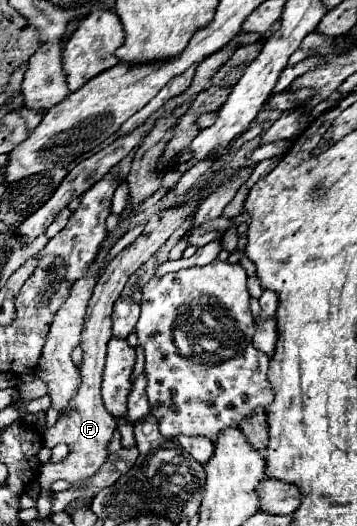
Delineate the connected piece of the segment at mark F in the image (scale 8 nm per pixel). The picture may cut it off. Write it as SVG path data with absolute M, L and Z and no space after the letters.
M185 204L185 206L175 206L175 208L169 208L169 210L155 212L151 216L151 220L147 222L145 230L141 232L141 236L137 236L137 240L131 246L127 246L123 252L119 252L109 262L105 274L95 284L93 296L89 300L87 316L85 316L85 326L83 326L83 332L81 332L81 348L83 348L85 354L83 354L83 362L79 366L79 372L81 372L79 392L77 392L77 396L71 402L69 414L65 414L65 418L59 418L57 424L53 428L47 428L45 434L43 434L43 444L45 446L53 448L59 442L65 442L71 448L71 452L69 452L69 456L63 462L57 462L57 464L47 462L47 464L43 464L37 478L63 478L71 486L81 486L83 482L91 480L97 474L97 470L107 462L107 458L109 458L107 446L109 446L111 436L113 436L113 430L117 426L115 426L113 416L105 410L105 406L101 402L101 374L103 374L103 366L105 366L107 342L111 340L111 320L109 320L109 316L113 312L113 304L121 296L121 290L123 290L125 282L129 280L129 276L149 256L153 256L159 250L159 246L183 224L183 220L193 210L195 210L195 206L187 206Z

